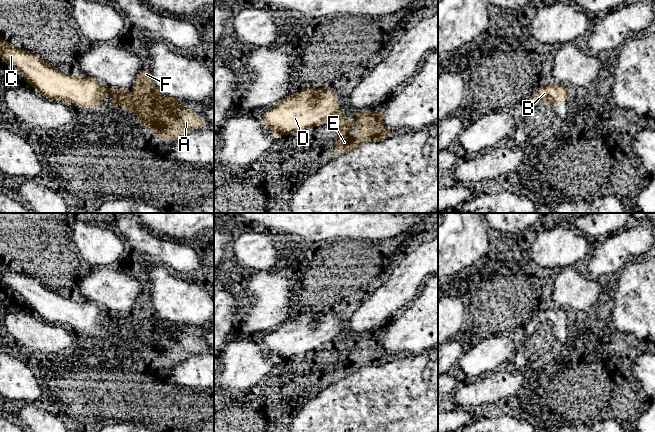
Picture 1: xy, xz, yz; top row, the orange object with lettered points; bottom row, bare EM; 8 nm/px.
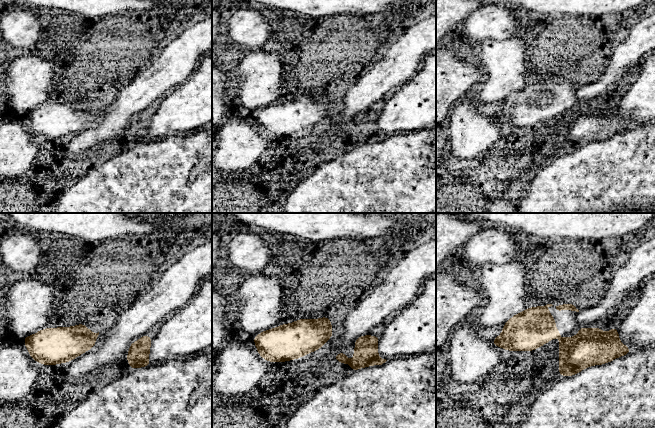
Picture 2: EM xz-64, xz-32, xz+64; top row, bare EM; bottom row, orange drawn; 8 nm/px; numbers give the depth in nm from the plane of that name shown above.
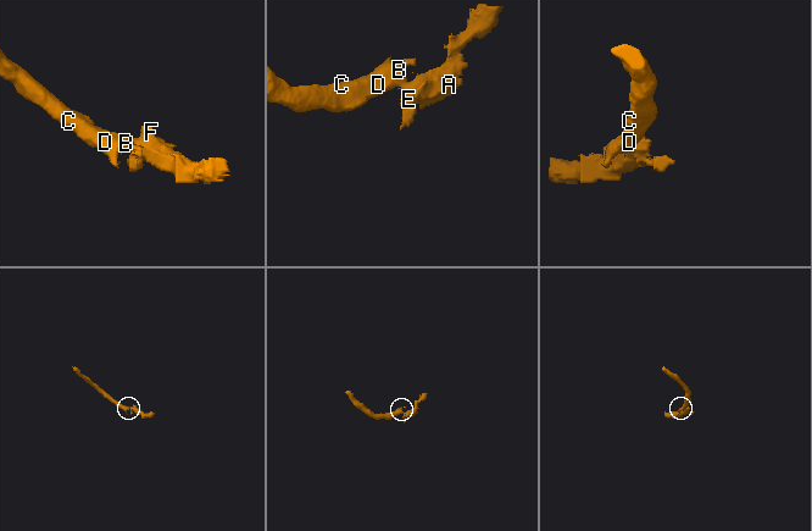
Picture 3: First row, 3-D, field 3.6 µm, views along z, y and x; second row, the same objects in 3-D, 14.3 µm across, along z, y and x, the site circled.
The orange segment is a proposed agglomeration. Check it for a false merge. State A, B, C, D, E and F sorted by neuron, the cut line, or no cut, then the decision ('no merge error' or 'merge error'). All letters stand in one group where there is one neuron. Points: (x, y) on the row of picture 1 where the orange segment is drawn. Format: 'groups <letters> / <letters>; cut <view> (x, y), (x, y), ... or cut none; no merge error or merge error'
groups A B C D E F; cut none; no merge error

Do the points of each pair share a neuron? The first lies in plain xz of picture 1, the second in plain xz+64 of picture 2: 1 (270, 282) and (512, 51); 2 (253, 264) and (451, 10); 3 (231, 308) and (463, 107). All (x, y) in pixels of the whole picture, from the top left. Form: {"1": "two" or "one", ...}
{"1": "one", "2": "two", "3": "two"}

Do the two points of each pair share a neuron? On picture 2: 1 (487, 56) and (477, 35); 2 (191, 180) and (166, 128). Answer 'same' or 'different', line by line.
1: different
2: different

